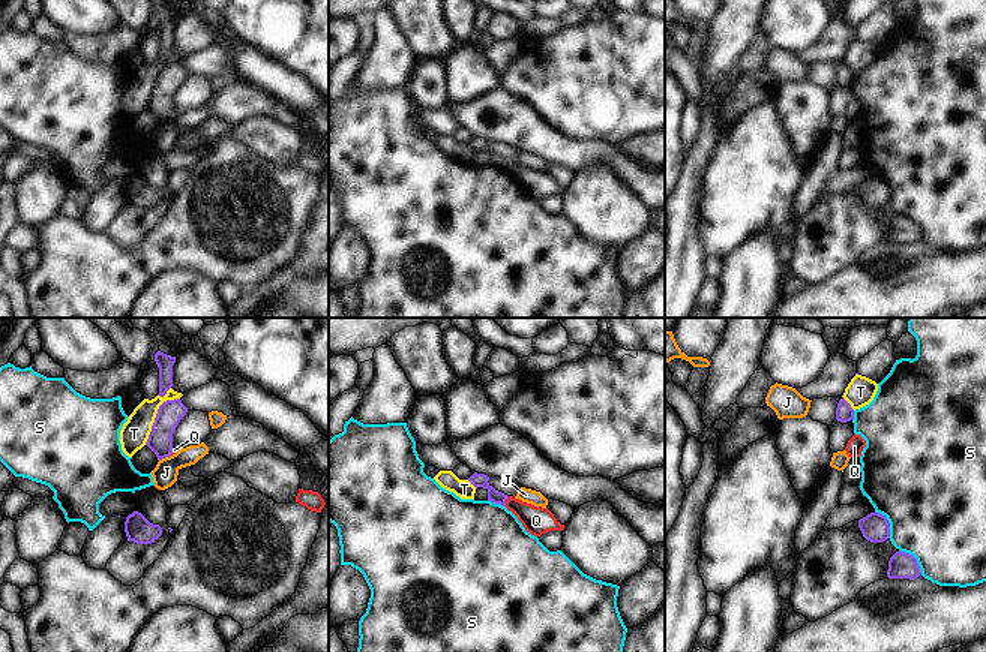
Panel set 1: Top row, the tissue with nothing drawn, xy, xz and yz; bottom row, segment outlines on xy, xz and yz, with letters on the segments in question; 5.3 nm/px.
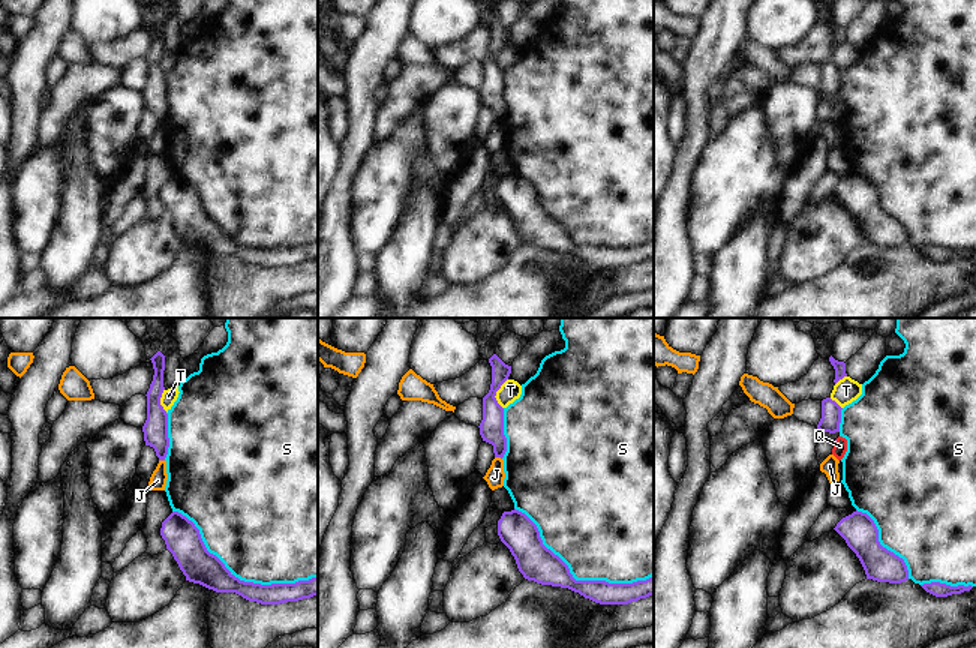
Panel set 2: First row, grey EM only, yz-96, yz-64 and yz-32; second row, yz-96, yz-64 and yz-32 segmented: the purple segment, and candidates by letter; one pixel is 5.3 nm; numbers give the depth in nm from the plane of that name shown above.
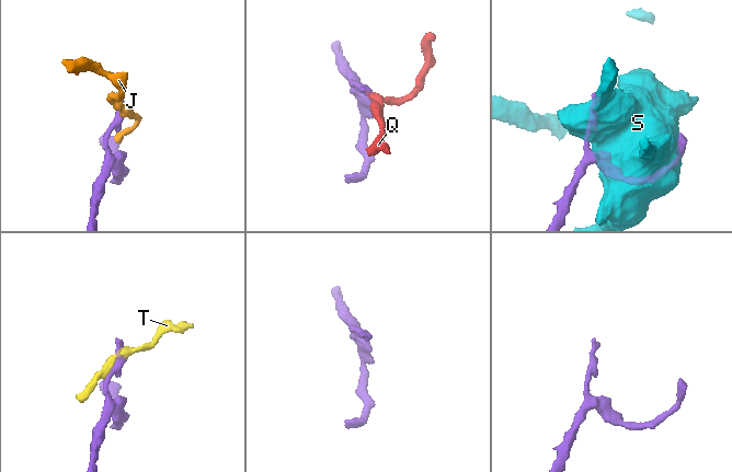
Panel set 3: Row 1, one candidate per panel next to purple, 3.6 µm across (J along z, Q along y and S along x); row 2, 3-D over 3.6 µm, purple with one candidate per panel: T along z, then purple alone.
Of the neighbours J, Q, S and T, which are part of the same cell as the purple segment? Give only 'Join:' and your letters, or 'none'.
Join: Q.

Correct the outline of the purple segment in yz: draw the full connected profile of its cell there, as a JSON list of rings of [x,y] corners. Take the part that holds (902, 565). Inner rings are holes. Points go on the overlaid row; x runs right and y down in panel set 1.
[[[896,552],[888,561],[888,579],[909,579],[914,580],[921,576],[917,559],[905,552]]]

